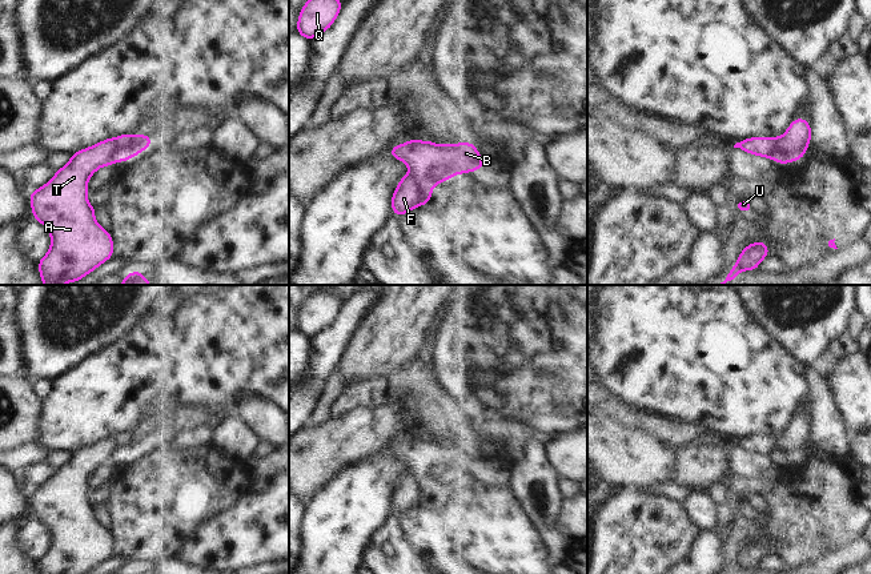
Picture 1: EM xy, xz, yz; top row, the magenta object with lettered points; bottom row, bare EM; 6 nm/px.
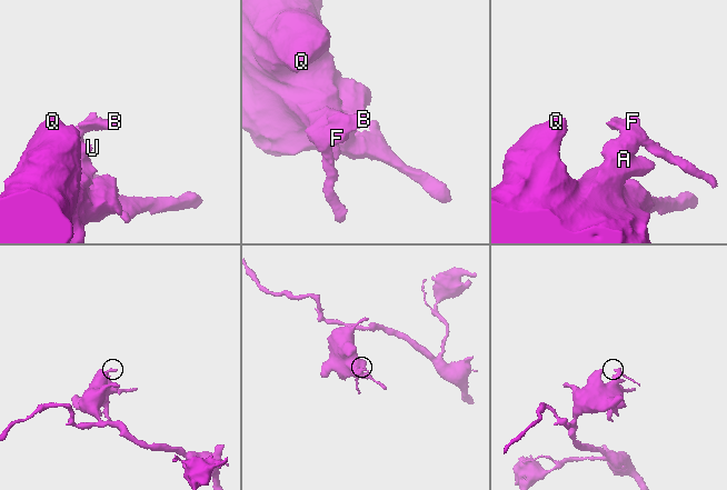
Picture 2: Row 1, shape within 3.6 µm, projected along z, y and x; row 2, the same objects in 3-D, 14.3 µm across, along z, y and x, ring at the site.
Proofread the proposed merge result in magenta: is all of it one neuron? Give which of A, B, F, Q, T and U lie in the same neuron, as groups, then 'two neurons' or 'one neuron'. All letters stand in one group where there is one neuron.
groups A F Q T U / B; two neurons

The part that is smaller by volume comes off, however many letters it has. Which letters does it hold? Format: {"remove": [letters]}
{"remove": ["B"]}

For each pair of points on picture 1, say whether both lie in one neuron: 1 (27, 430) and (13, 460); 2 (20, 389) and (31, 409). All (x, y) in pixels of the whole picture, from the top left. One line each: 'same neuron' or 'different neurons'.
1: different neurons
2: same neuron

